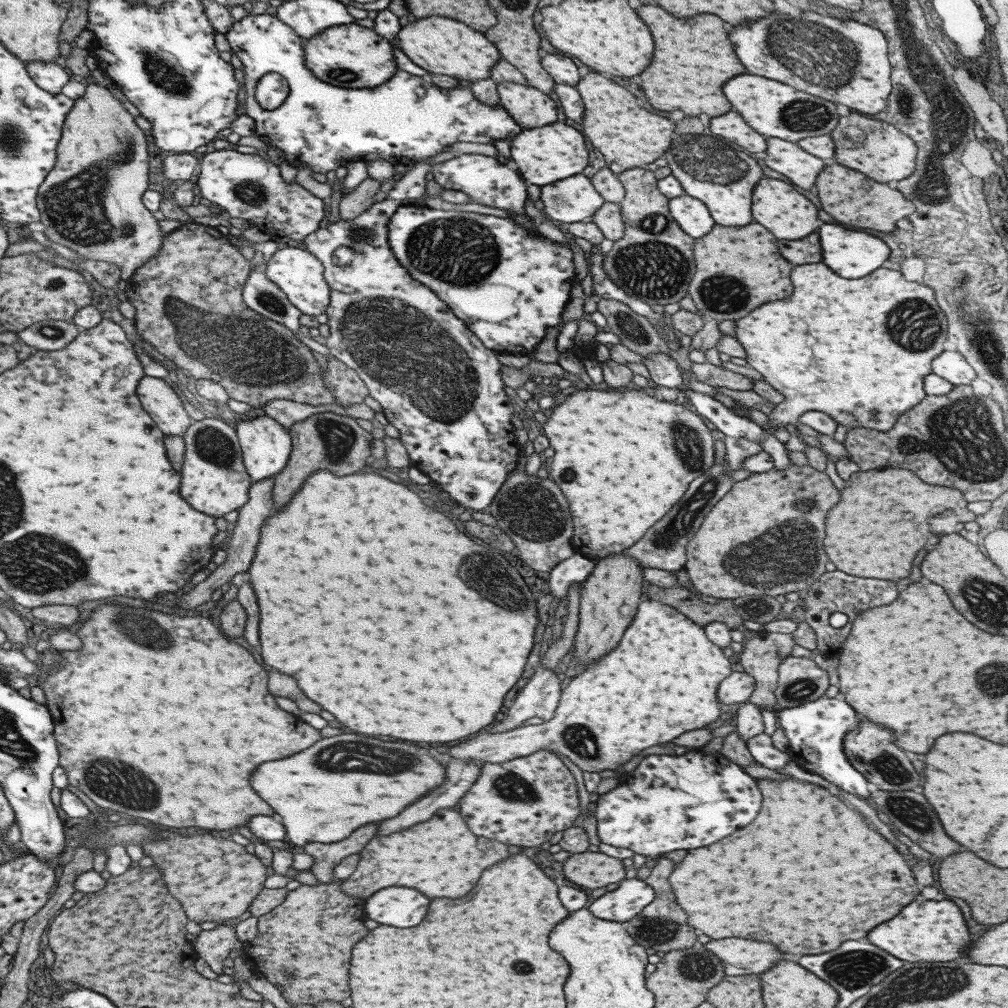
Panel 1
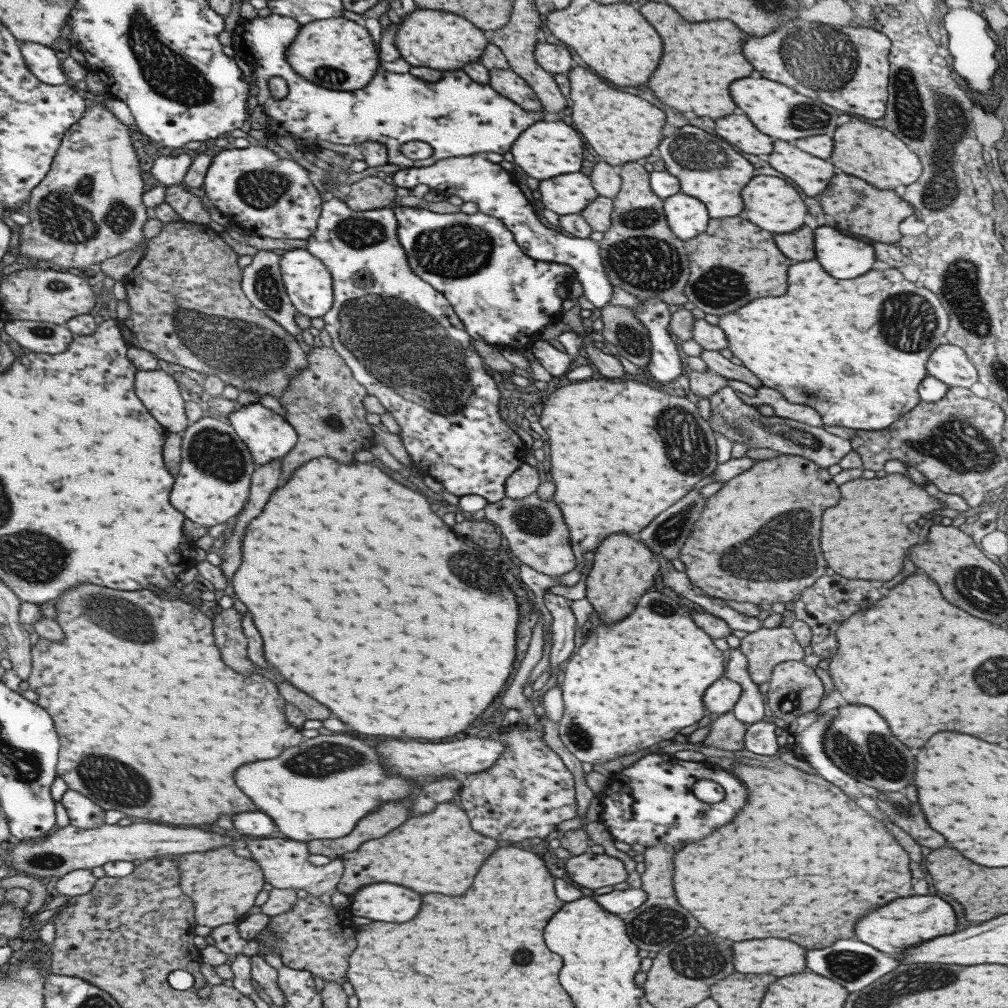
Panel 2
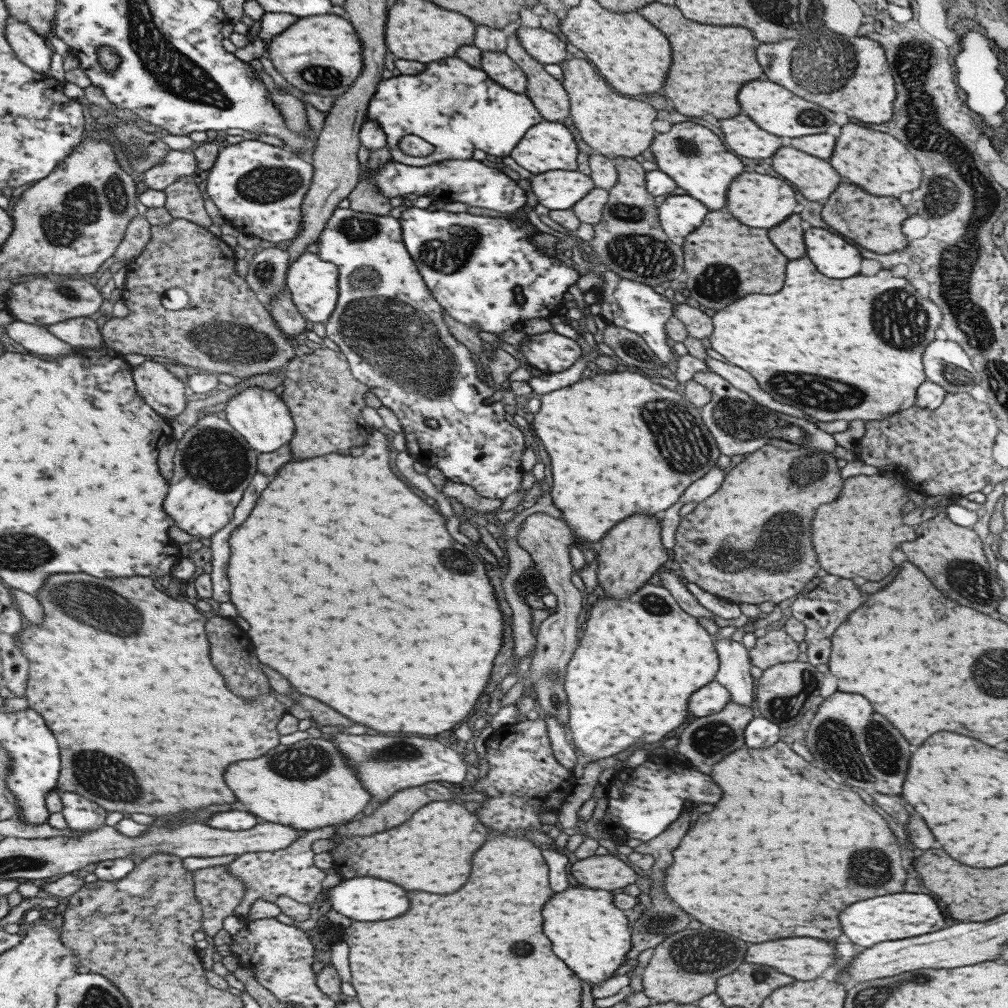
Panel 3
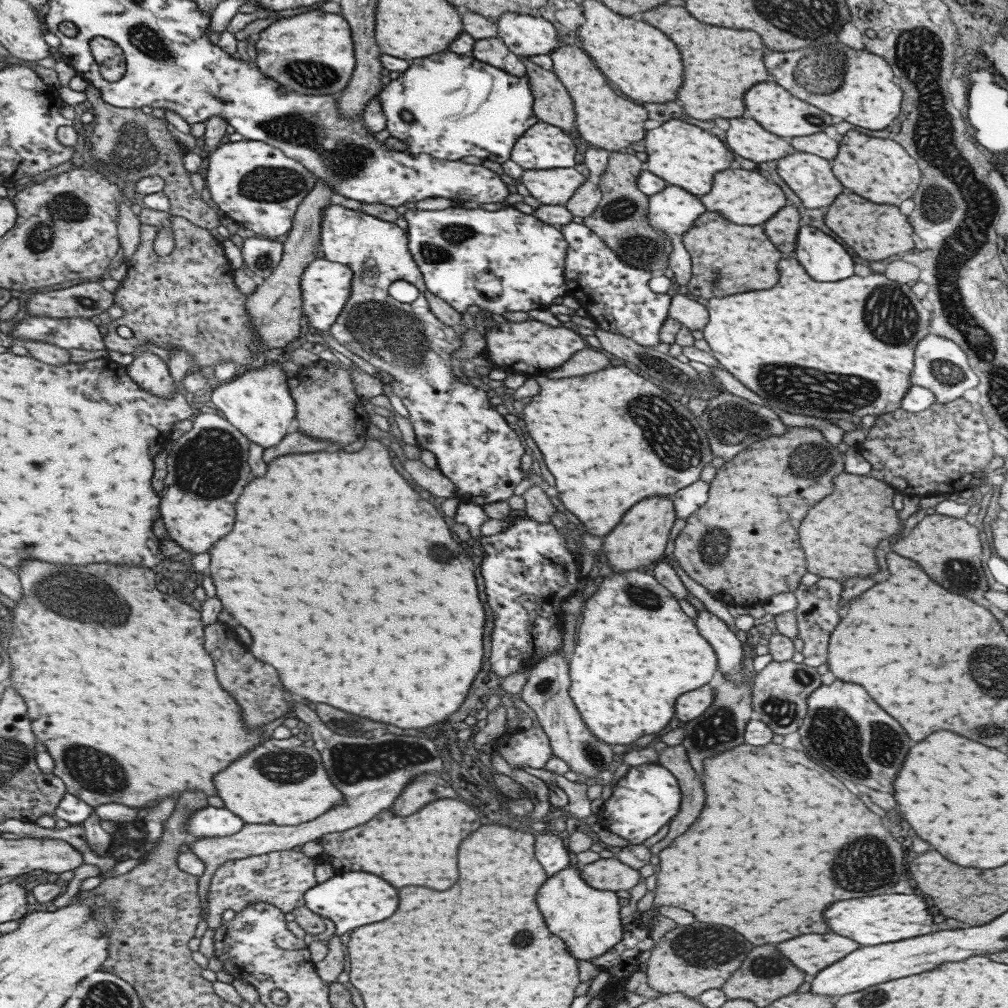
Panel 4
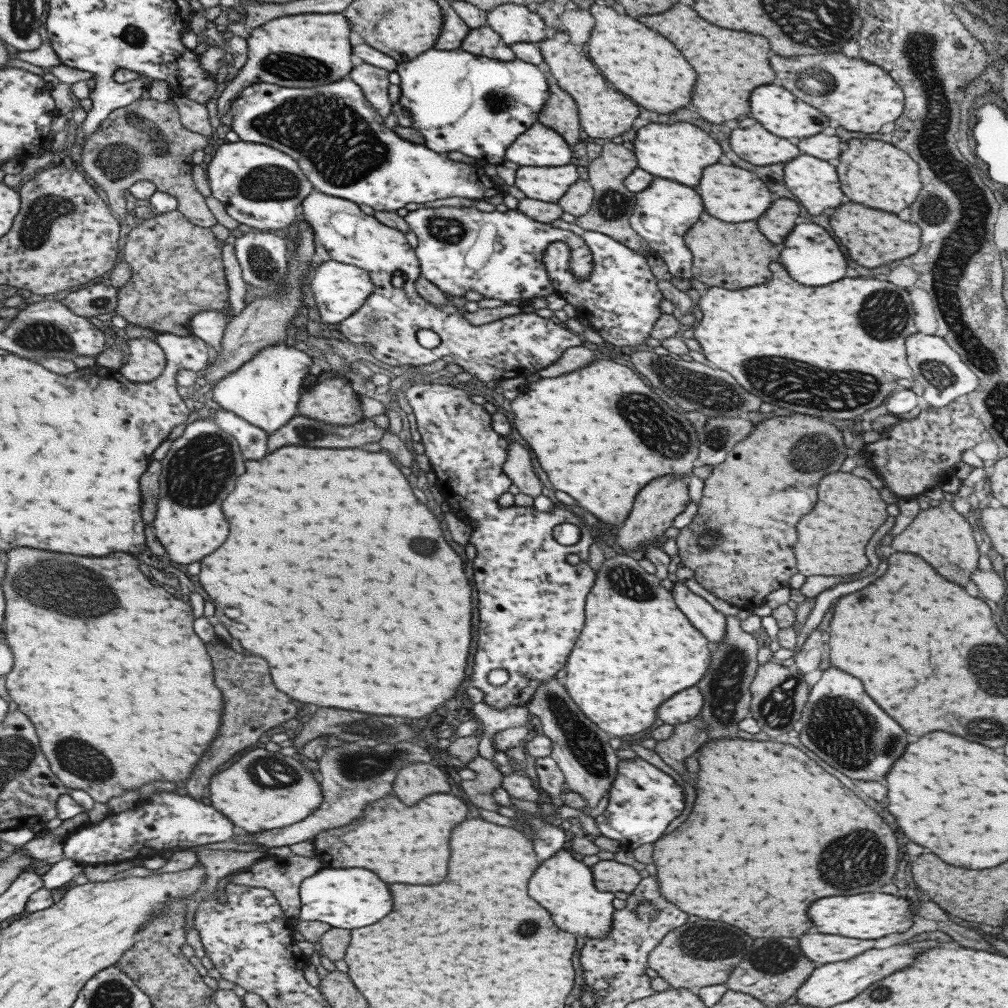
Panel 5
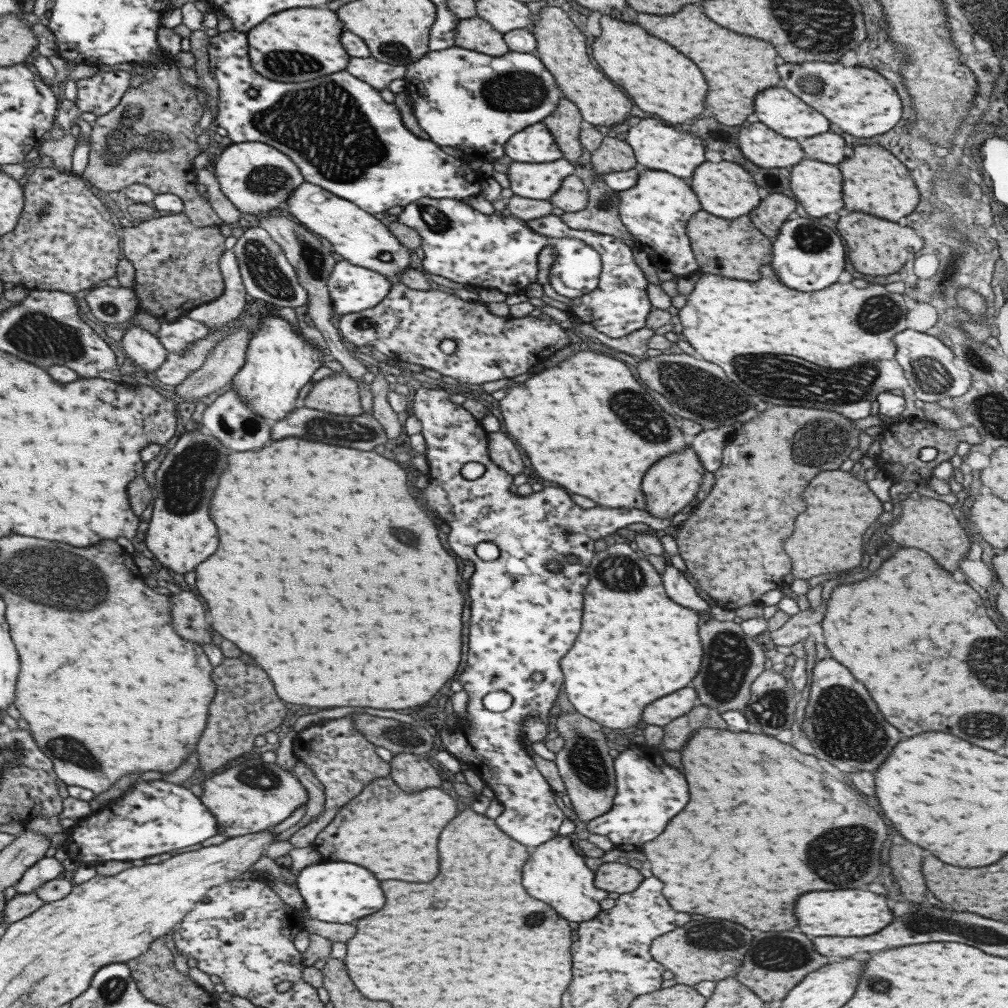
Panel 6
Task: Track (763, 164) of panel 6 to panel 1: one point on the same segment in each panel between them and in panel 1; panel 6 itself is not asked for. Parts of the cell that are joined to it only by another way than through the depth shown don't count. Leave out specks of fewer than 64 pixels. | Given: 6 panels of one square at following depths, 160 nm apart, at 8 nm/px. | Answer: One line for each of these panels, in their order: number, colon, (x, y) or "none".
1: (729, 127)
2: (735, 129)
3: (739, 135)
4: (745, 137)
5: (750, 142)

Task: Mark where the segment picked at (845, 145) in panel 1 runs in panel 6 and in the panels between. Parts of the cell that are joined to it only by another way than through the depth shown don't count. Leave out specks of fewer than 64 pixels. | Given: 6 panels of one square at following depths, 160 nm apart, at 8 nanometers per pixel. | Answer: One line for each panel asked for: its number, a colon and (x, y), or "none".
2: (867, 152)
3: (875, 161)
4: (880, 171)
5: (874, 174)
6: (875, 182)

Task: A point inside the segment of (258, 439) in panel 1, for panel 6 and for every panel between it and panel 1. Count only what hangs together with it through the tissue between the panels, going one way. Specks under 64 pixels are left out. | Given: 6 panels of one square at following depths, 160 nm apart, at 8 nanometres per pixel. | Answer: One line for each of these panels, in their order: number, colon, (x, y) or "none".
2: (268, 436)
3: (261, 417)
4: (257, 403)
5: (264, 391)
6: (277, 363)

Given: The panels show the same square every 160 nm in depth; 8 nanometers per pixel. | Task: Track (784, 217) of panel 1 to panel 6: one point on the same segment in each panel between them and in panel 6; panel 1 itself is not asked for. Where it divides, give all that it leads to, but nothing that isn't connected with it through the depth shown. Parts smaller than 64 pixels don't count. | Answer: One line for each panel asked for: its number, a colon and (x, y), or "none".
2: (768, 202)
3: (756, 200)
4: (742, 197)
5: (729, 193)
6: (724, 189)

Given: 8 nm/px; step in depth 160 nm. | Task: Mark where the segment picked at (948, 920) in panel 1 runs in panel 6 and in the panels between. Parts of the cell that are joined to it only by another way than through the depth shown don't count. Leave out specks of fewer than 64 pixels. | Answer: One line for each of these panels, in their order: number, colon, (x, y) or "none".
2: (893, 927)
3: (899, 916)
4: (872, 920)
5: (865, 916)
6: (840, 912)

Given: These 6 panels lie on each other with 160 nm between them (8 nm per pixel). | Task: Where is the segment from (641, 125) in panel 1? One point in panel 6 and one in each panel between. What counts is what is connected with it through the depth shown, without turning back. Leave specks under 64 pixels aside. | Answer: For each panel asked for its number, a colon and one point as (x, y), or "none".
2: (620, 127)
3: (613, 127)
4: (604, 120)
5: (603, 113)
6: (560, 44)

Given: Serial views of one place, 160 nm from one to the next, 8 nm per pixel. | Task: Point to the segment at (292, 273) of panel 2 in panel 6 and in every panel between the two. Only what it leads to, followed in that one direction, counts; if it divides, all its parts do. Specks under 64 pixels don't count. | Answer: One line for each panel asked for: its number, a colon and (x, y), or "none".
3: (313, 287)
4: (325, 286)
5: (338, 290)
6: (351, 289)

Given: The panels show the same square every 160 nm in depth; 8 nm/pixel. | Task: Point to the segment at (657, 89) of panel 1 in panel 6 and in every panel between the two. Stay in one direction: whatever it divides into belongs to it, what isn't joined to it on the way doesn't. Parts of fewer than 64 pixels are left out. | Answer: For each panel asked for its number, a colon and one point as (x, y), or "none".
2: (701, 85)
3: (710, 63)
4: (720, 64)
5: (729, 64)
6: (737, 67)

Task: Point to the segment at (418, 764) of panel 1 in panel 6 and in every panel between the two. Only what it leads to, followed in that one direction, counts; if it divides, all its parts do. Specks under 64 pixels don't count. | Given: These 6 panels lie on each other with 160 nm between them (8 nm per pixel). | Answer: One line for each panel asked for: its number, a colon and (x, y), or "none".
2: (311, 792)
3: (306, 785)
4: (284, 787)
5: (263, 790)
6: (252, 796)

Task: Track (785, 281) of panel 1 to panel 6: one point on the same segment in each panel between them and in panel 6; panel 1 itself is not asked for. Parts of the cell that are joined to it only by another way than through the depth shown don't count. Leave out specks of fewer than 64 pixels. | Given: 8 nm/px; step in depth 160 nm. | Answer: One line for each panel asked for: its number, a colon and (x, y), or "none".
2: (752, 266)
3: (756, 267)
4: (747, 259)
5: (728, 255)
6: (734, 248)

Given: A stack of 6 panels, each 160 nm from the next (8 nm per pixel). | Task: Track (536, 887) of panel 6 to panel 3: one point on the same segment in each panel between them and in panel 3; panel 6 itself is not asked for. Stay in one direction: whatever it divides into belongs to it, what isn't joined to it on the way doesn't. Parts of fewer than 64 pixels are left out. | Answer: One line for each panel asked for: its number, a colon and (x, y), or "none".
3: (587, 932)
4: (586, 919)
5: (563, 885)

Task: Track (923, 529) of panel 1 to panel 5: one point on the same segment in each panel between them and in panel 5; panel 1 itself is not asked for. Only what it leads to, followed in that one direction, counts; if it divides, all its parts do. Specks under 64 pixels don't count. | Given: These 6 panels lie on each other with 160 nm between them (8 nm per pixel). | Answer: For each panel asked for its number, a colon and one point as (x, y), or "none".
2: (862, 536)
3: (847, 545)
4: (838, 535)
5: (830, 539)

